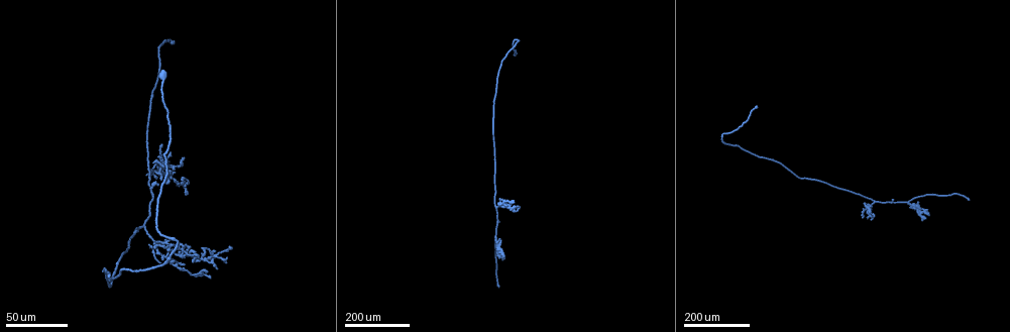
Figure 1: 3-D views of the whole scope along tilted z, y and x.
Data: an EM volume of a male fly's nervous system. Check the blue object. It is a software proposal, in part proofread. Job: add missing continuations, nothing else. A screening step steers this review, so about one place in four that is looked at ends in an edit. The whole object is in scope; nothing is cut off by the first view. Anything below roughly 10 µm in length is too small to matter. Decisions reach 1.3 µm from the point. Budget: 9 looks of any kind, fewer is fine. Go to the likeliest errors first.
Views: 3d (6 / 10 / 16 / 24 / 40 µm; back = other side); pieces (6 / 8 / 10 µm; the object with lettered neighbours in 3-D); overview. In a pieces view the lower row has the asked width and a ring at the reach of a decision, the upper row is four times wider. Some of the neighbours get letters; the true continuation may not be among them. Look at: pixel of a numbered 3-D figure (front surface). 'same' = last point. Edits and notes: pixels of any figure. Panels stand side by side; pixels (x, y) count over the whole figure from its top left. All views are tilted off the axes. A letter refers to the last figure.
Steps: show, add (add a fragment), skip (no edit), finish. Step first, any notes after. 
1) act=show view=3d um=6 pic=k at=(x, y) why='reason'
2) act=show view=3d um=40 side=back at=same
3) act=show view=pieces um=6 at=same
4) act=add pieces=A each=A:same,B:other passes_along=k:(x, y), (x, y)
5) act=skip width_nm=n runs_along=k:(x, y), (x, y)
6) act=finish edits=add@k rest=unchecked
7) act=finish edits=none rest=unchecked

act=show view=3d um=40 pic=1 at=(496, 251) why='tapers out'

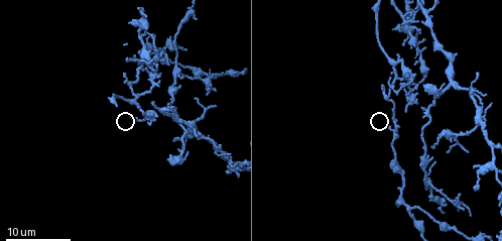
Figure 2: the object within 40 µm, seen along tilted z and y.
act=show view=pieces um=10 pic=2 at=(382, 85) why='what lies round it'

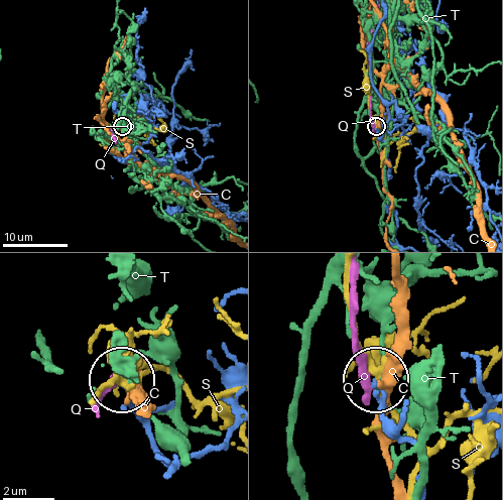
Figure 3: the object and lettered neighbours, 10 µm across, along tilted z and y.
act=skip each=C:other,Q:other,S:other,T:other runs_along=3:(165, 473), (171, 464), (155, 448), (124, 379) found='no lettered fragment goes on from it'

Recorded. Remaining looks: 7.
act=show view=3d um=24 pic=1 at=(232, 247) why='long arm stops here'

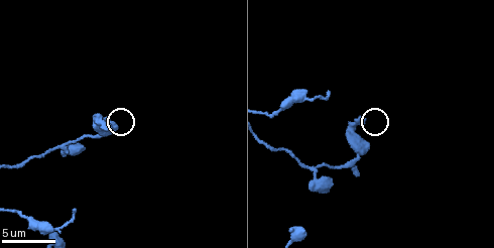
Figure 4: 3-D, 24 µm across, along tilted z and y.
act=show view=pieces um=6 pic=4 at=(359, 117)

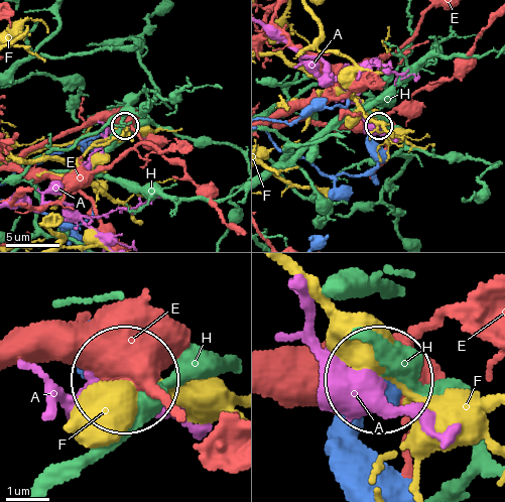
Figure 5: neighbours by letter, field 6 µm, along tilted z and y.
act=skip each=A:other,E:other,F:other,H:other found='none of them fits'

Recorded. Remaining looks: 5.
act=show view=3d um=24 pic=1 at=(868, 214) why='thin end'

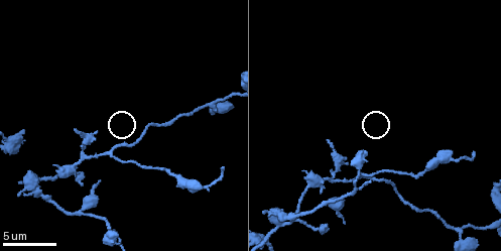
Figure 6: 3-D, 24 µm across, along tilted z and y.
act=show view=pieces um=10 pic=6 at=(328, 142)

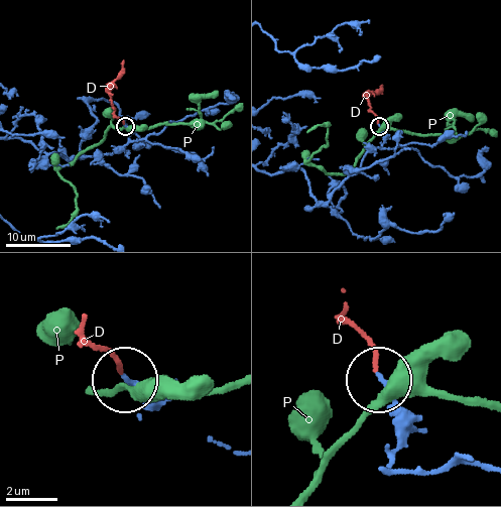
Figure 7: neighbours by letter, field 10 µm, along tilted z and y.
act=add pieces=D each=D:same,P:other passes_along=7:(388, 454), (400, 435), (399, 406), (374, 352), (343, 312) found='it goes on there'

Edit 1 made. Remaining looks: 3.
act=show view=overview

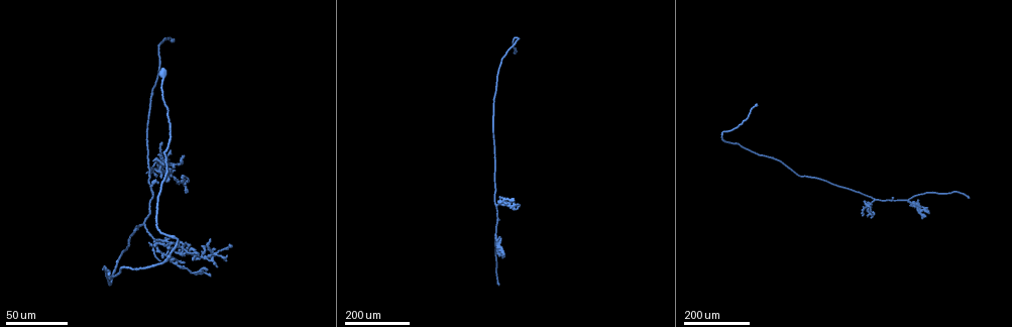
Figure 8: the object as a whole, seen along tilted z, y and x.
act=show view=3d um=24 pic=8 at=(909, 203) why='end of a long branch'

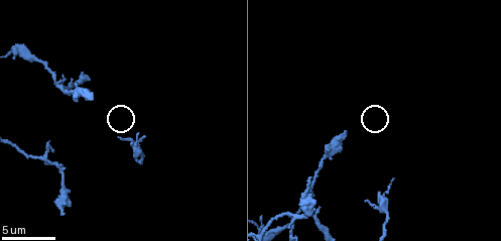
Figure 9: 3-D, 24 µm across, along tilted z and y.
act=show view=pieces um=10 pic=9 at=(342, 133)

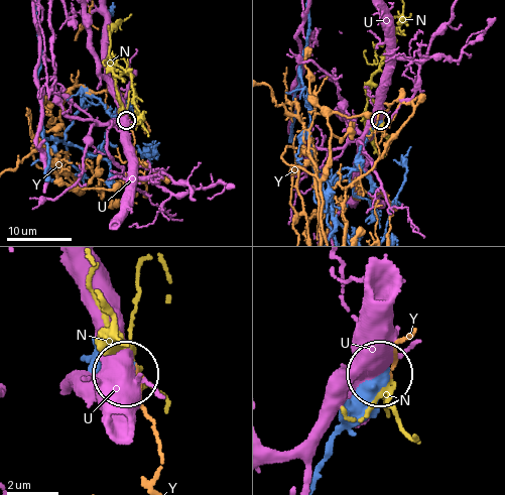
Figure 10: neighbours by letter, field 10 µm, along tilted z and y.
act=skip width_nm=330 each=N:other,U:other,Y:other found='none of them fits'

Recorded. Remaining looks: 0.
act=finish edits=add@7 rest=unchecked

